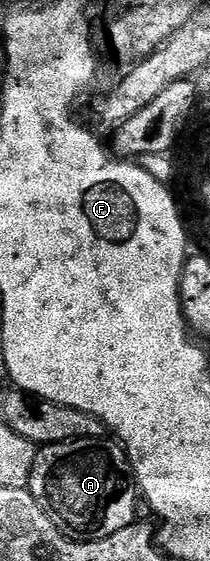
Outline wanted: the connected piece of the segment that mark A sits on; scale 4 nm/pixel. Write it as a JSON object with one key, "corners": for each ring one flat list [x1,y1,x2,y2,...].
{"corners":[[111,438,42,445,35,453,29,487,41,510,49,514,53,526,57,526,57,530,64,532,70,540,109,538,109,534,117,534,117,530,125,530,125,526,136,523,137,520,134,506,140,497,137,495,131,463,127,460,127,452,122,444]]}

